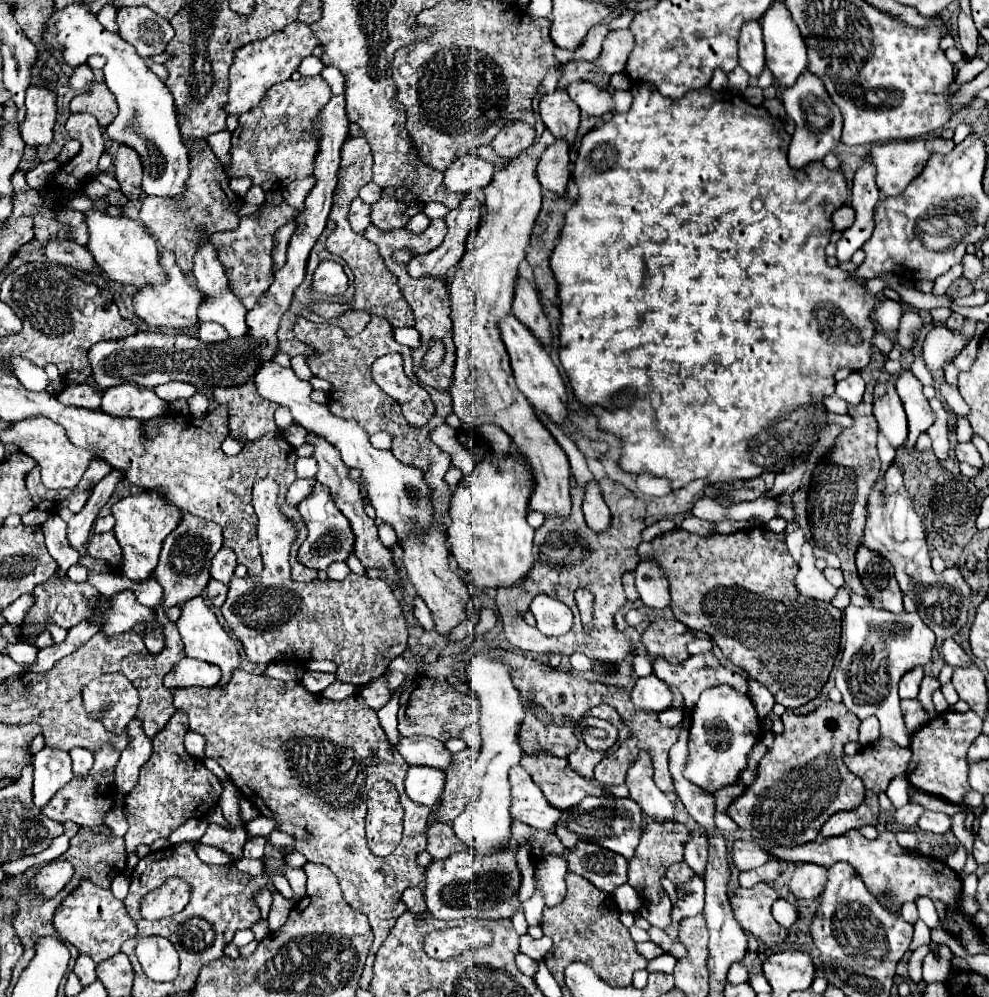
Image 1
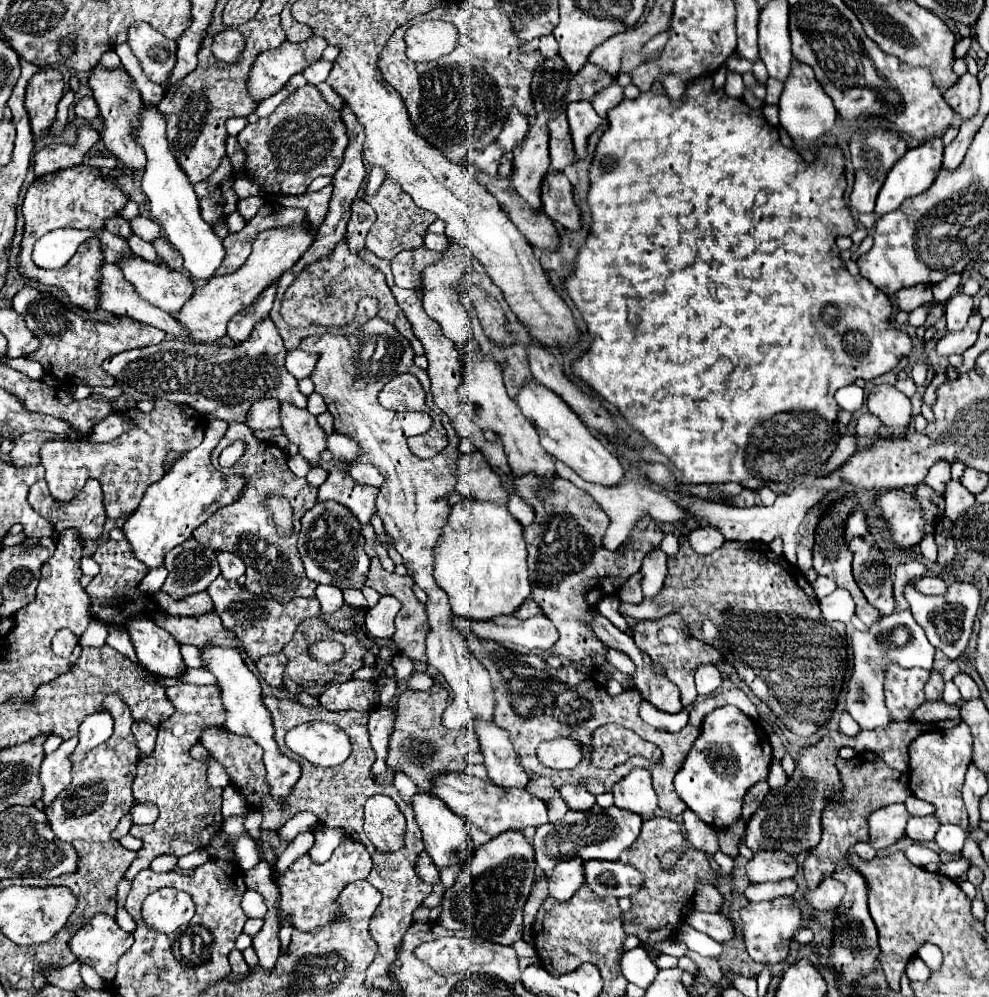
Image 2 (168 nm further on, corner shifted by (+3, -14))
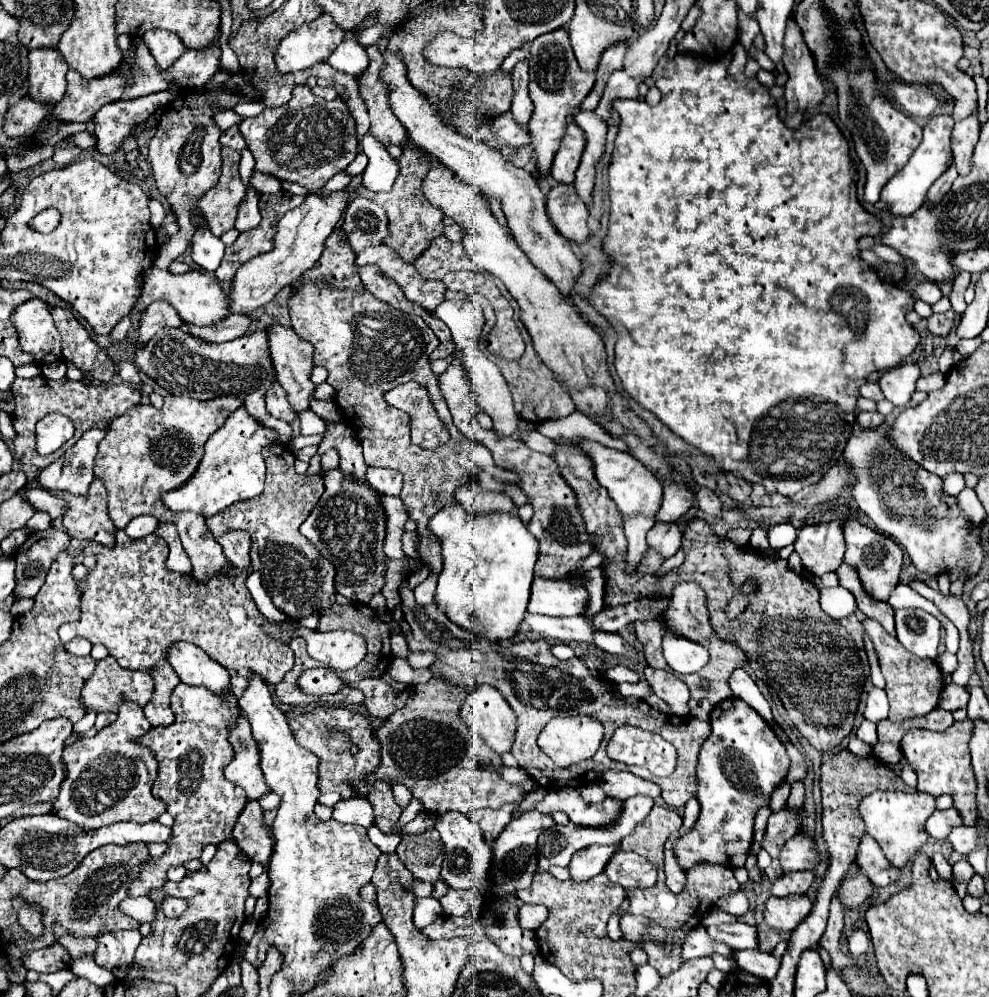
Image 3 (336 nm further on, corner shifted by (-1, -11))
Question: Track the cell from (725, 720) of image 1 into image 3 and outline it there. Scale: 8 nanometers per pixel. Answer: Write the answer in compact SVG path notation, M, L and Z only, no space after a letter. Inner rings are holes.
M727 698L719 702L711 710L711 734L701 748L697 764L697 778L699 778L697 800L701 802L701 814L695 826L687 834L677 838L677 842L673 844L673 856L677 864L685 872L701 862L721 864L727 868L745 866L753 840L753 824L757 810L769 804L771 792L775 792L775 788L785 780L787 768L789 768L789 756L785 752L785 746L779 742L771 726L747 702L739 698Z

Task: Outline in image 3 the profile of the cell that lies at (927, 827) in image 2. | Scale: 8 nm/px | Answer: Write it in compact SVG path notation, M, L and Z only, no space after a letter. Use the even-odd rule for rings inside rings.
M955 808L949 810L935 810L927 820L927 832L931 838L947 838L951 828L961 826L963 820Z

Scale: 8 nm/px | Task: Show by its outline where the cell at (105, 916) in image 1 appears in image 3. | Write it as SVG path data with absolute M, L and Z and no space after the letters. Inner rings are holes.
M119 930L119 932L107 932L99 936L99 946L95 952L95 962L107 970L125 970L125 976L129 972L129 966L135 960L135 950L141 942L139 930Z

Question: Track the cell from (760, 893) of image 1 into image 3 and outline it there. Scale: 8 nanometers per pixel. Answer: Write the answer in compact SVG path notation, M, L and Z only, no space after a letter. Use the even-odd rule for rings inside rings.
M771 896L765 908L765 922L779 932L791 932L807 918L807 912L811 912L811 900L807 896Z

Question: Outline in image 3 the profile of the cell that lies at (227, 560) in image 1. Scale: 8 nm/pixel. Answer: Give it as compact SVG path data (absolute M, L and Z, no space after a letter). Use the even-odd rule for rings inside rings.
M233 530L227 532L223 538L217 540L223 548L223 556L237 566L237 568L247 568L249 566L249 548L251 548L251 536L243 530Z

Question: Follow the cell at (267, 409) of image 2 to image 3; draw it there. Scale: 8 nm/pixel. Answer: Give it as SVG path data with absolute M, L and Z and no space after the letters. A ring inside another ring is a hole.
M279 380L273 382L273 388L269 388L265 392L265 404L267 404L267 412L279 420L291 422L293 418L297 418L297 412L291 410L291 404L287 400L285 388L279 384Z

